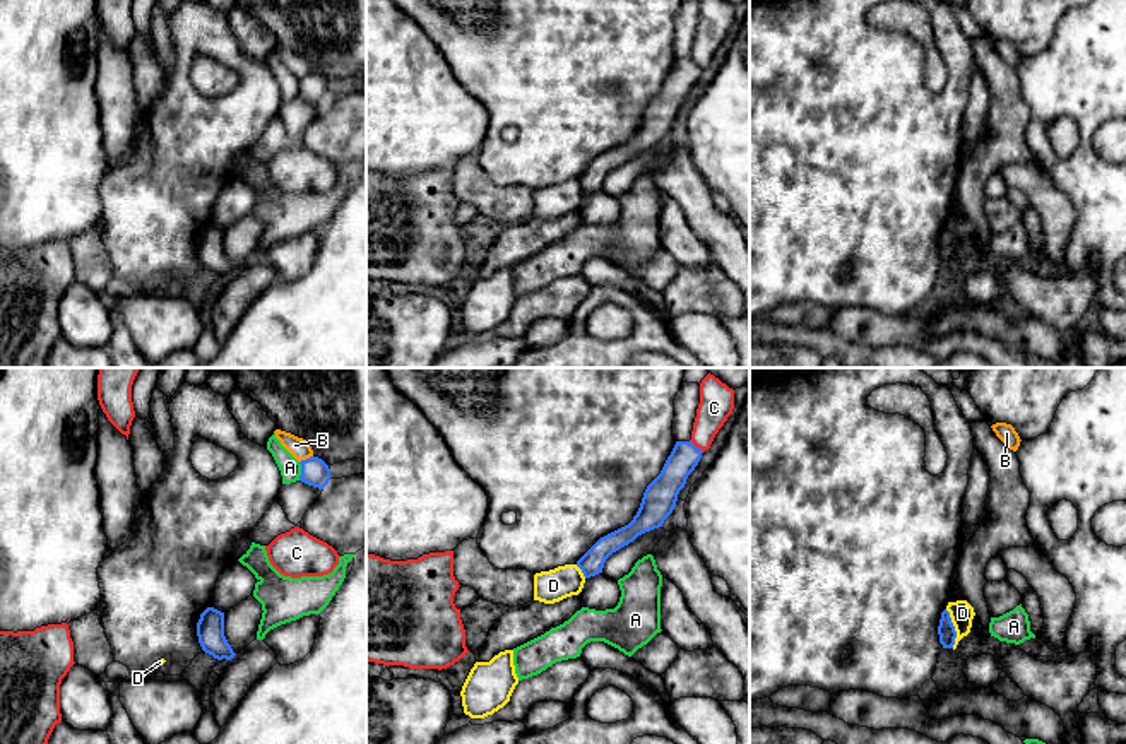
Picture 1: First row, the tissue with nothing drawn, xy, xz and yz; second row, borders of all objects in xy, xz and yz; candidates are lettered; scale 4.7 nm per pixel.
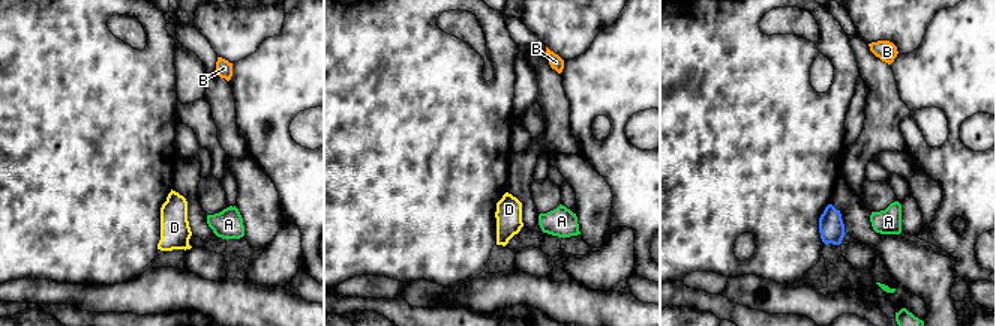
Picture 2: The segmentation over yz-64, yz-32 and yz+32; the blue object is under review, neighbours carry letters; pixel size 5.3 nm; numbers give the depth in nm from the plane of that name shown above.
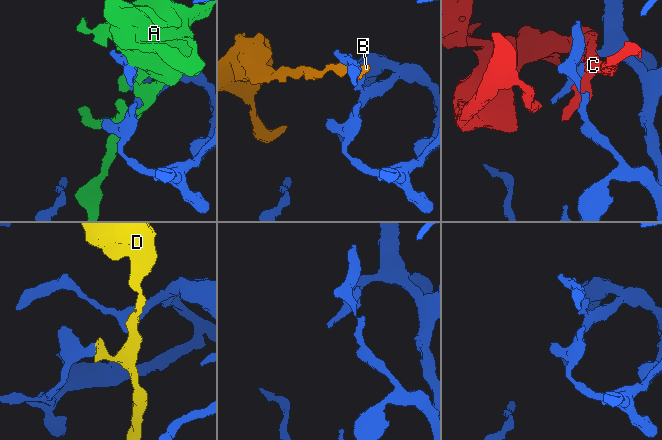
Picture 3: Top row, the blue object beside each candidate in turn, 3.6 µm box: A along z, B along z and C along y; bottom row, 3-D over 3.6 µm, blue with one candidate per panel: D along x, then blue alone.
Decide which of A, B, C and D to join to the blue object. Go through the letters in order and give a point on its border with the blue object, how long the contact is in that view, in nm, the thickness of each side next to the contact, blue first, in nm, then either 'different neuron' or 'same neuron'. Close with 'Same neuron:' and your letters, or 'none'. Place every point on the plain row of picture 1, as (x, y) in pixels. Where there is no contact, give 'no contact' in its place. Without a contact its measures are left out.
A: contact xy (302, 88); length 90 nm; calibres 130 and 100 nm; different neuron
B: contact xy (307, 76); length 70 nm; calibres 130 and 100 nm; different neuron
C: contact xz (695, 64); length 90 nm; calibres 140 and 160 nm; different neuron
D: contact yz (954, 245); length 190 nm; calibres 80 and 110 nm; different neuron
Same neuron: none

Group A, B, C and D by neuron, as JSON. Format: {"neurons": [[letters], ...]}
{"neurons": [["A"], ["B"], ["C"], ["D"]]}

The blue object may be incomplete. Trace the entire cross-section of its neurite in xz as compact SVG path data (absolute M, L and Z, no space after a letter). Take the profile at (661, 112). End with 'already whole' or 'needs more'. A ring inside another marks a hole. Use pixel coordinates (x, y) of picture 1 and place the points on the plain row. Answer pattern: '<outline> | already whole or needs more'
M676 58L661 91L647 103L640 125L633 137L601 154L578 178L585 195L602 190L606 176L621 164L633 159L638 152L662 144L673 130L678 111L684 104L688 92L702 75L702 67L691 58Z | already whole

